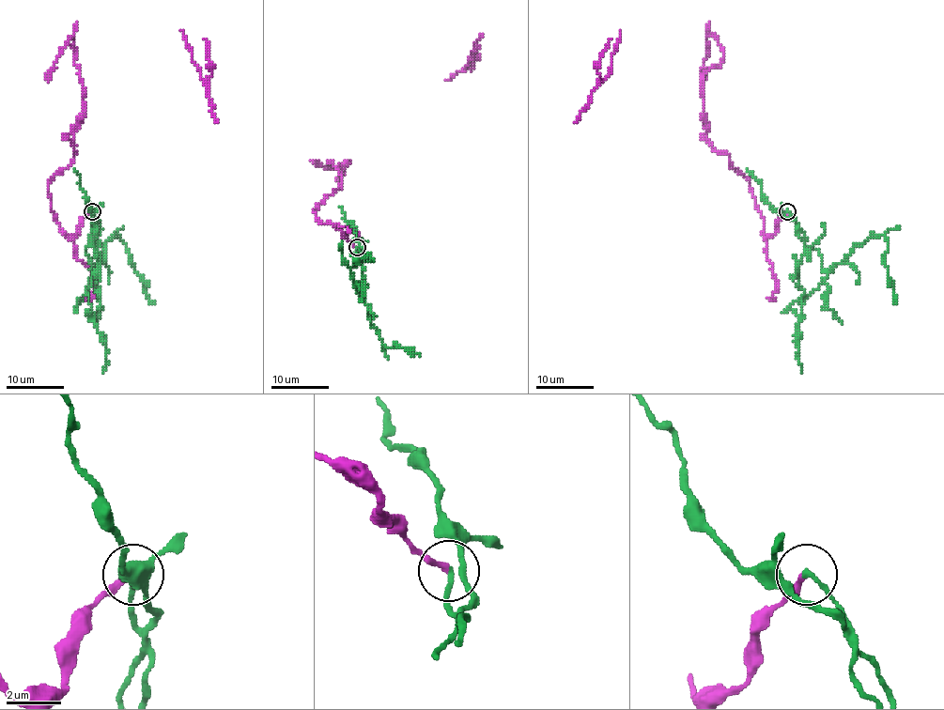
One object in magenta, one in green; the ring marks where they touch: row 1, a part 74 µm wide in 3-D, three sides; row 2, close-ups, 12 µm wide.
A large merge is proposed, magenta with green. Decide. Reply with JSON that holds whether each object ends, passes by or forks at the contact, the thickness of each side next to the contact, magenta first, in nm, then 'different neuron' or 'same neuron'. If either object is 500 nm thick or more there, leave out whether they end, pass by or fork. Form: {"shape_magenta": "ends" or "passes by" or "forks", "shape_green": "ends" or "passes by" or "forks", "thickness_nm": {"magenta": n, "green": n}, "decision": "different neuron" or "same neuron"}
{"shape_magenta": "ends", "shape_green": "ends", "thickness_nm": {"magenta": 240, "green": 190}, "decision": "different neuron"}

